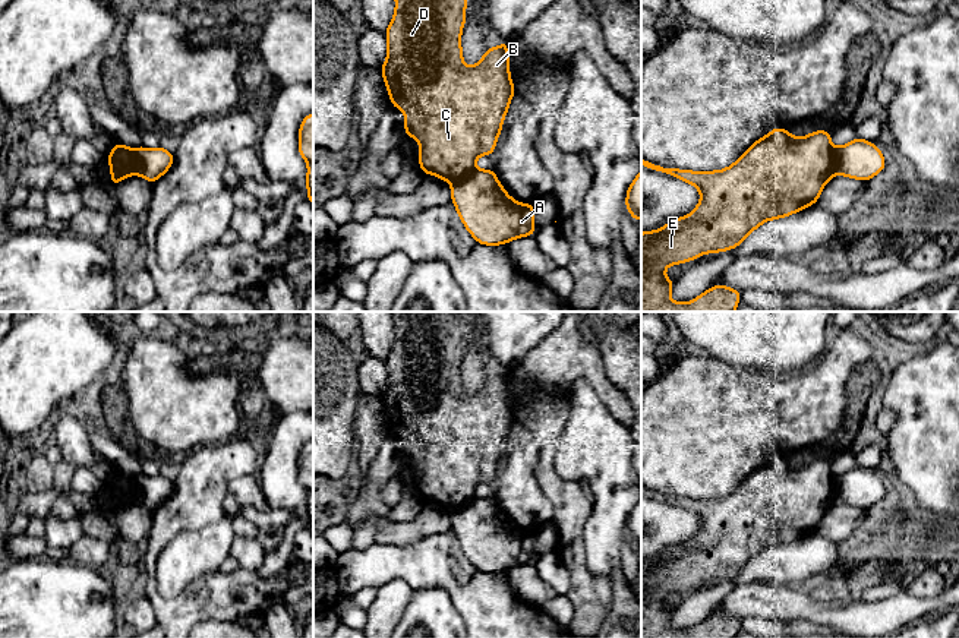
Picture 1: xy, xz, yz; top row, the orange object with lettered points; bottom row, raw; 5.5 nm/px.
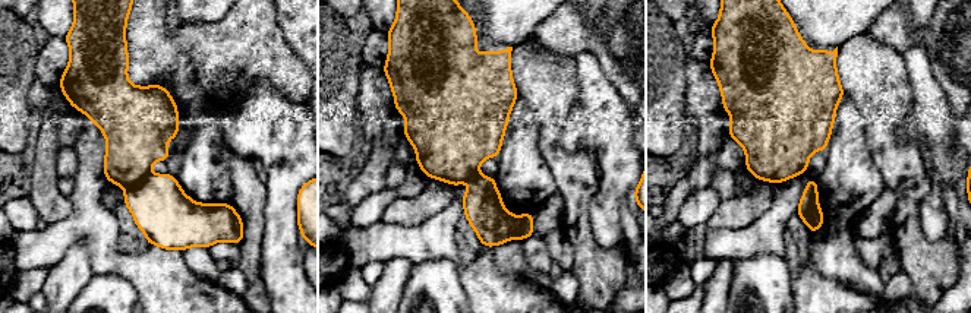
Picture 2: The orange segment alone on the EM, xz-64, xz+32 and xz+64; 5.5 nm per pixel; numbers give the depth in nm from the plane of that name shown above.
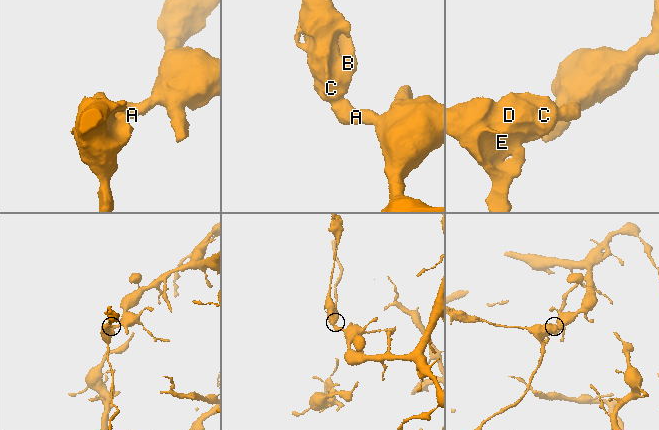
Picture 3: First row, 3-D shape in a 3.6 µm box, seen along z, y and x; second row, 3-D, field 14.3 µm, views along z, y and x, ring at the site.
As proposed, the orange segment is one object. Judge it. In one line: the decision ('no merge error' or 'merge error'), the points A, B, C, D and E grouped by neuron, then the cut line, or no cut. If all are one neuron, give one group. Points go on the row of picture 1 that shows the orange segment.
merge error | A / B C D E | yz (835, 148), (833, 173)

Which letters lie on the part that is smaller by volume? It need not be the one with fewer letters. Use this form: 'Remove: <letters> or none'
Remove: B, C, D, E

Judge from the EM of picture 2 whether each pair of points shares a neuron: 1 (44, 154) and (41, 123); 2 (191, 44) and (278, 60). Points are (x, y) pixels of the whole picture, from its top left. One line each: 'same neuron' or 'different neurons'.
1: same neuron
2: same neuron

